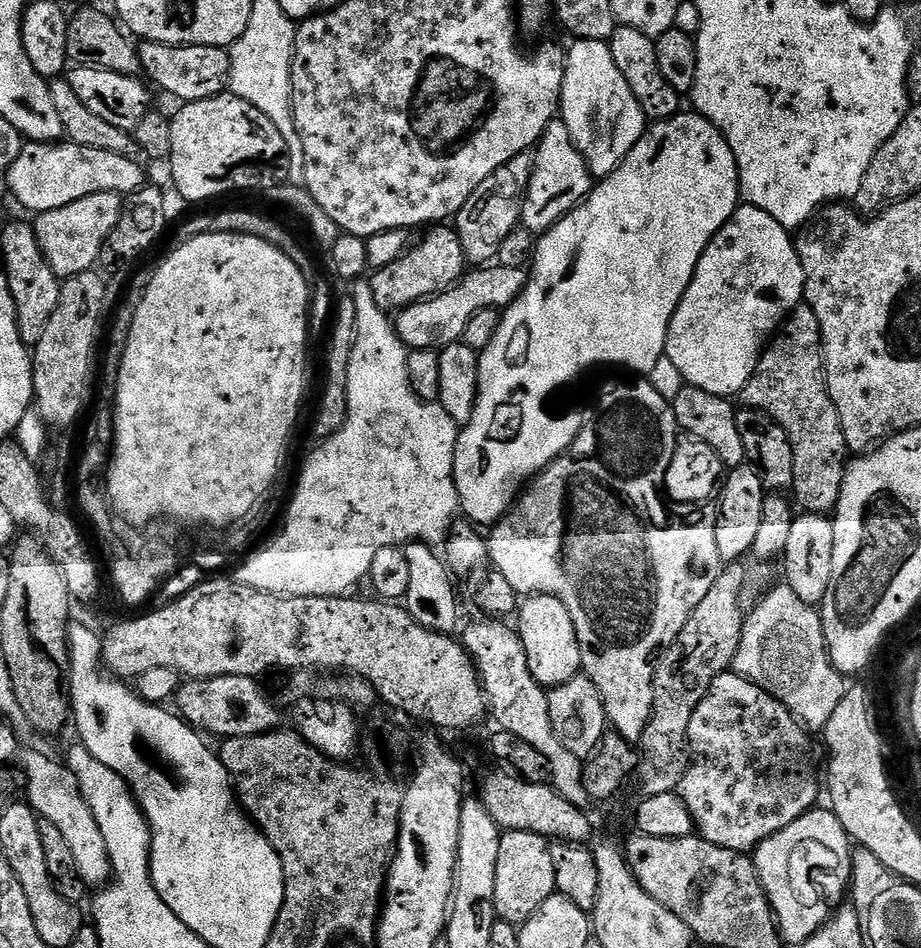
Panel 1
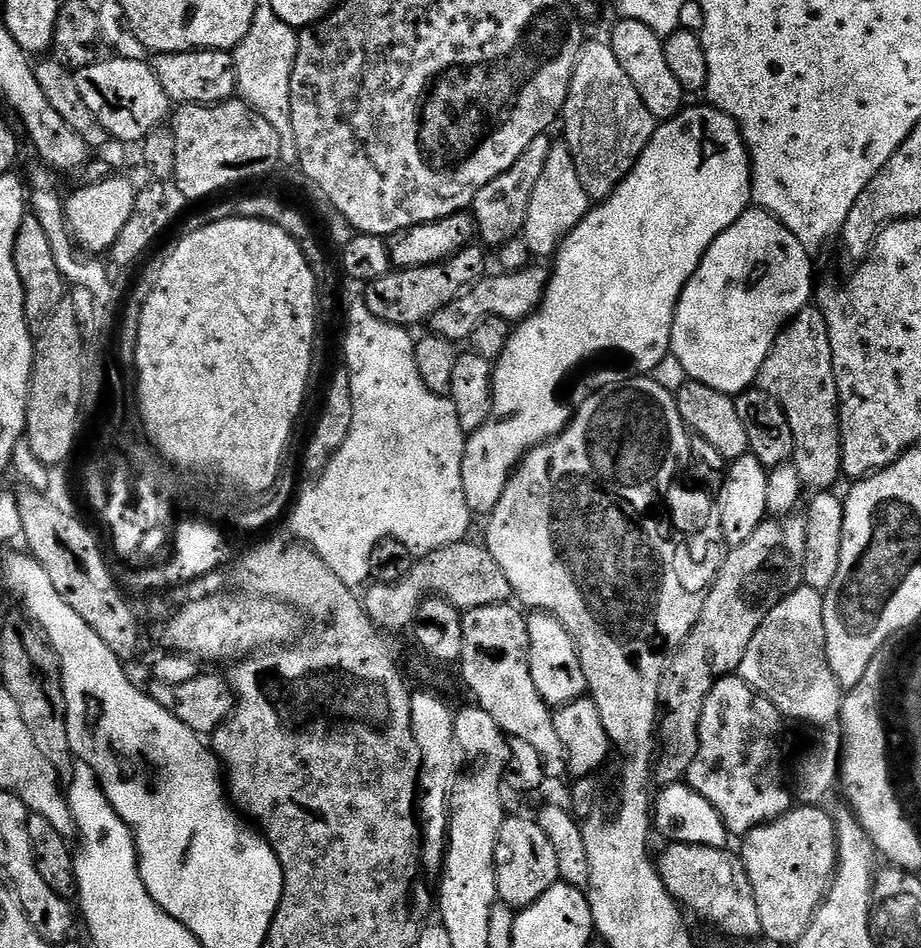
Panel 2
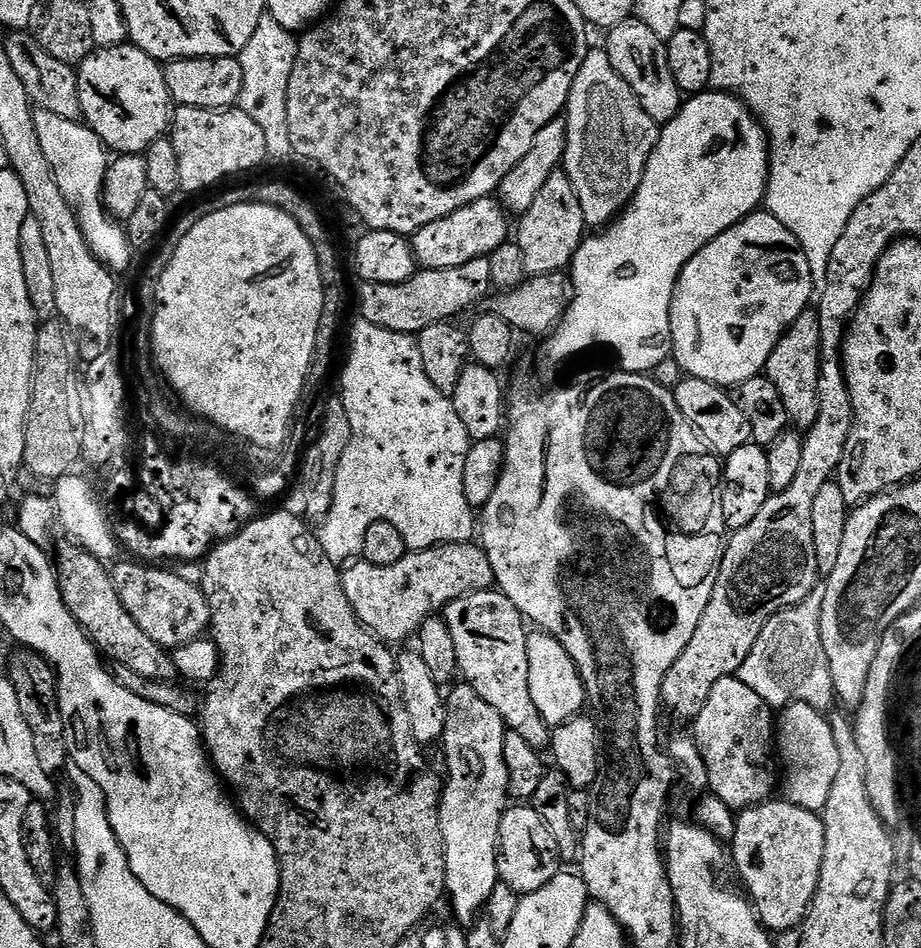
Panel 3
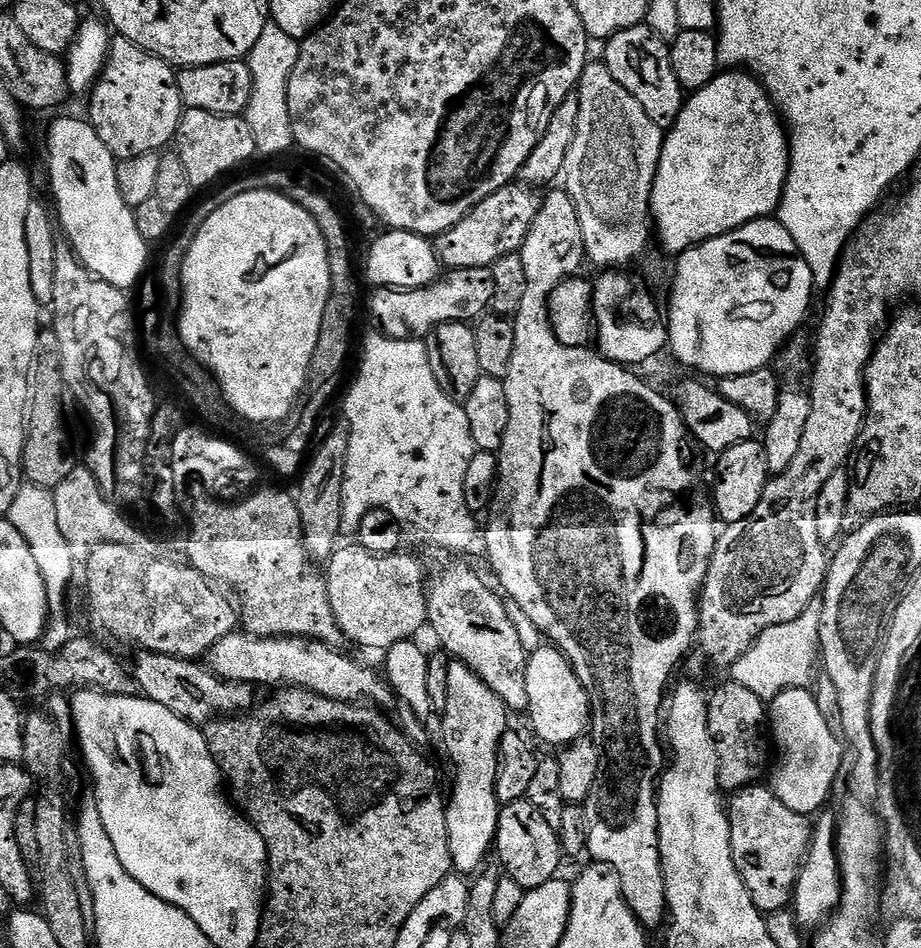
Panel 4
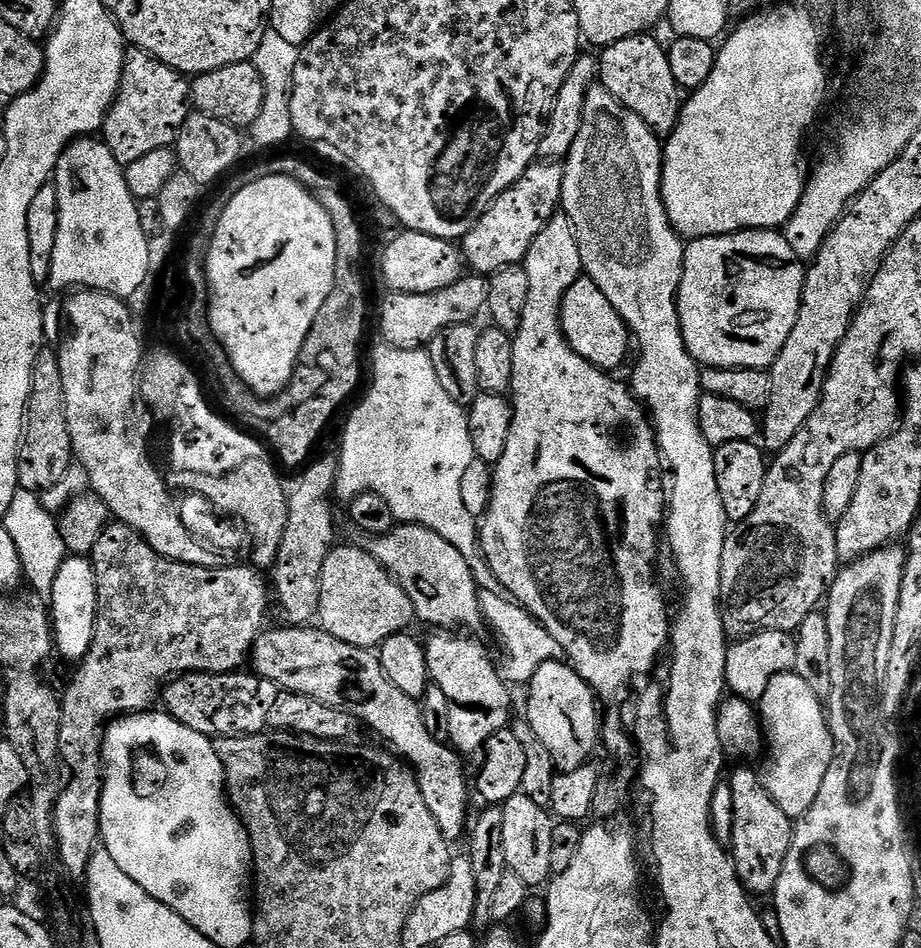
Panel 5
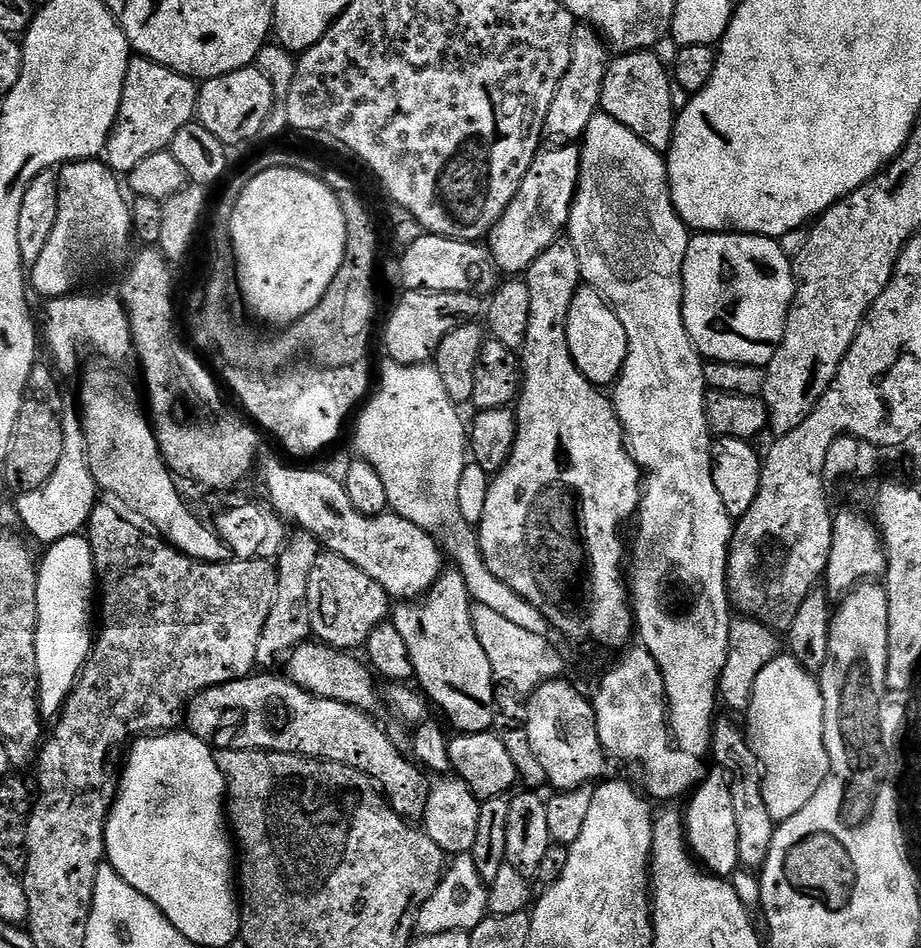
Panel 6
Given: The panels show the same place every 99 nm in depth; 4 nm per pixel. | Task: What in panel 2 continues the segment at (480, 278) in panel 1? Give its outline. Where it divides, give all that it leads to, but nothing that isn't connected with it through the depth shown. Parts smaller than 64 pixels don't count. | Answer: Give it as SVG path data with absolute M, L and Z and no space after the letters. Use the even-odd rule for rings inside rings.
M529 266L517 272L501 271L500 276L485 275L483 280L472 285L454 298L454 302L446 302L442 310L438 310L430 321L430 332L433 336L441 336L453 342L471 341L474 326L482 322L482 318L506 318L510 322L519 322L531 316L539 308L544 292L548 288L549 269Z

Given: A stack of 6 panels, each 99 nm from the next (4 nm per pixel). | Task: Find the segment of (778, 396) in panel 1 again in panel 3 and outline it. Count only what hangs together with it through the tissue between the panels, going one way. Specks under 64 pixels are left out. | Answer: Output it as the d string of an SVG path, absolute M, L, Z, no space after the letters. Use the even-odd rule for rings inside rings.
M806 310L798 314L798 318L784 336L774 346L768 359L766 375L770 382L782 394L782 402L788 411L788 419L797 429L807 430L818 423L818 374L820 373L820 343L822 330L820 319L815 310Z

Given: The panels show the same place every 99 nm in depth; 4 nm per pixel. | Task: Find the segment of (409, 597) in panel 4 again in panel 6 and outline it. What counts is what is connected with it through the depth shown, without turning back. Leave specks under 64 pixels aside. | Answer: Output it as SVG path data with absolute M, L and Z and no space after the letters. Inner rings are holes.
M336 554L328 565L318 572L320 597L322 598L323 643L341 650L356 650L363 645L368 637L389 619L389 593L384 591L373 576L368 576L360 567L353 564L347 555Z

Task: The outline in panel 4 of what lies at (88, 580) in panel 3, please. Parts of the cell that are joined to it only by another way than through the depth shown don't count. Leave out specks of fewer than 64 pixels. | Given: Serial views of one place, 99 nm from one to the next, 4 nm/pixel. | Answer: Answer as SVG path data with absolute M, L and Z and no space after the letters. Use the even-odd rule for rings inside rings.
M141 651L137 656L140 657L136 660L134 675L145 700L158 702L158 706L166 706L170 714L178 714L178 718L197 726L207 725L221 715L220 700L227 698L229 685L203 663L157 652Z

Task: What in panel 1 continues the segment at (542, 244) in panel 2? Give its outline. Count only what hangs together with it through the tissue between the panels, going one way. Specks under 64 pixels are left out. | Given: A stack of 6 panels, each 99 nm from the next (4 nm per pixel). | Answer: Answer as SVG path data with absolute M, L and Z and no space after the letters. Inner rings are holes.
M553 118L534 149L532 176L524 191L524 205L520 207L520 224L533 234L550 231L566 213L572 212L587 198L593 187L592 171L574 146L563 120Z

